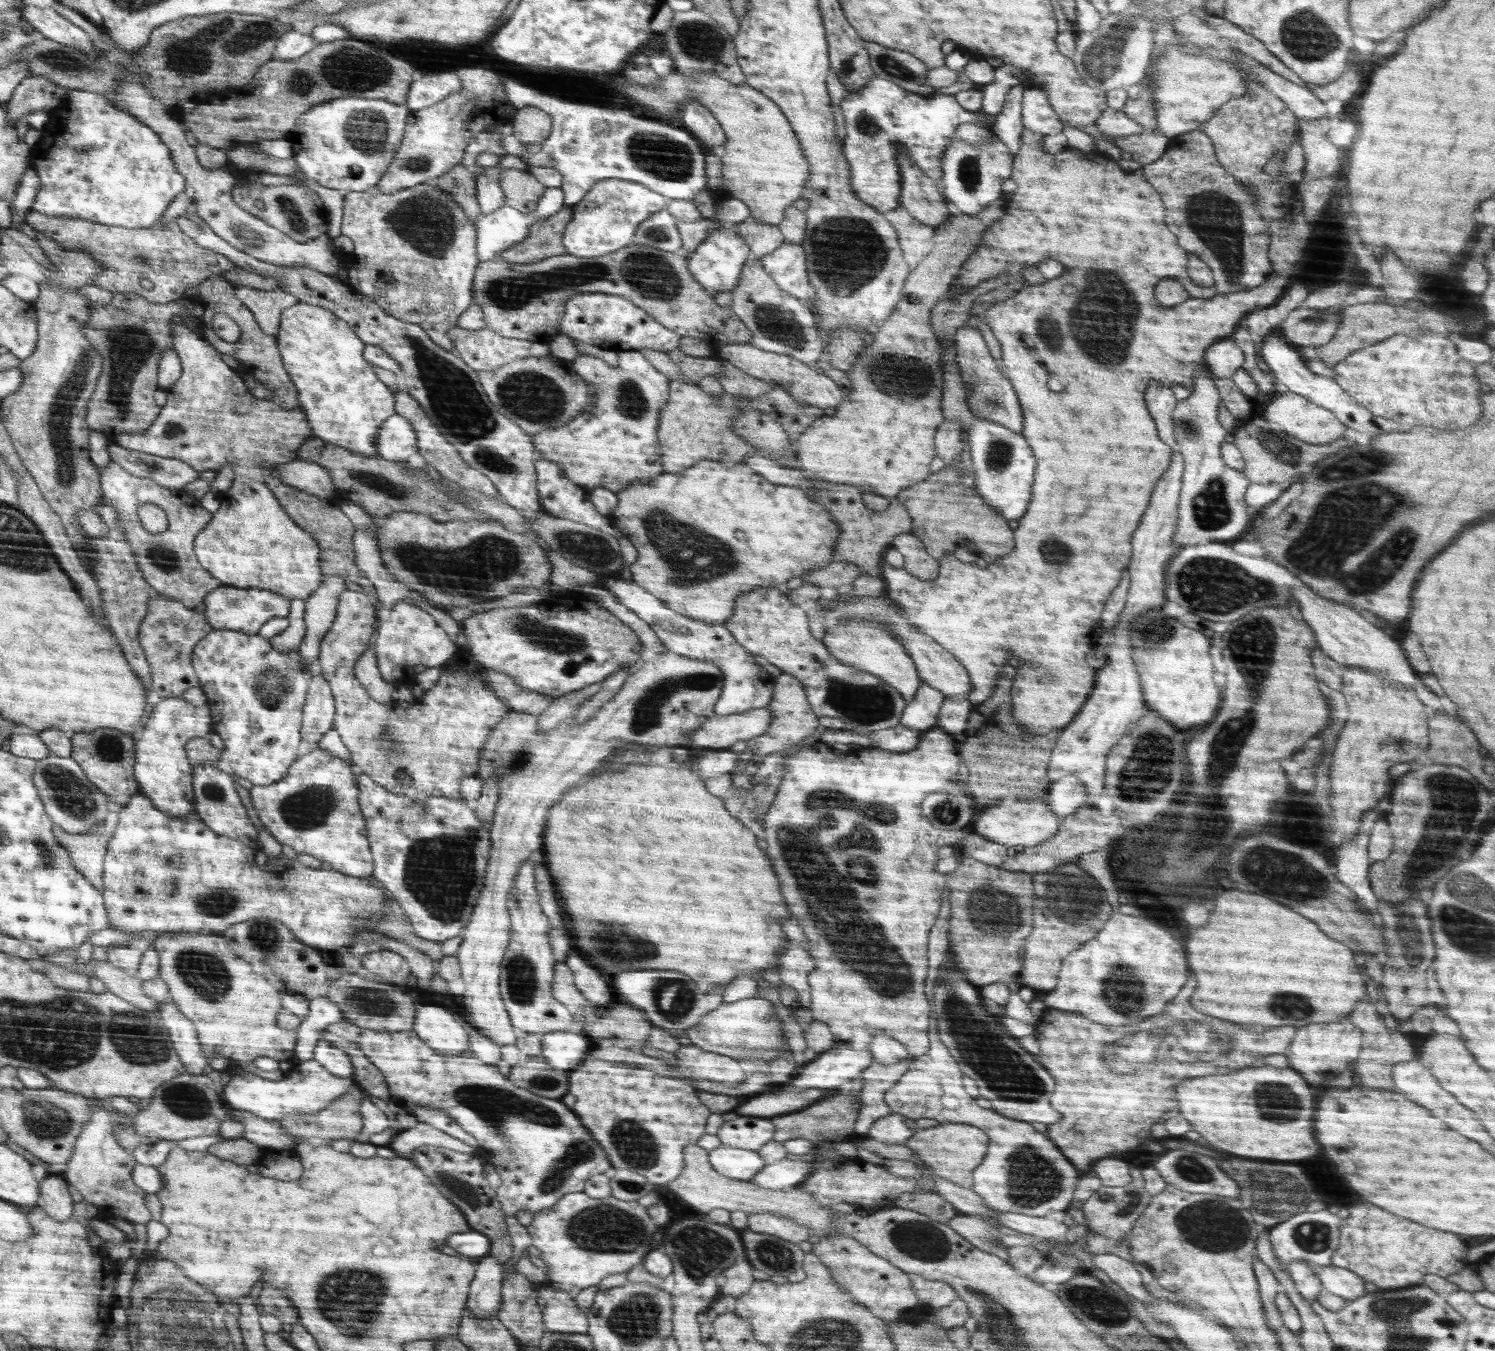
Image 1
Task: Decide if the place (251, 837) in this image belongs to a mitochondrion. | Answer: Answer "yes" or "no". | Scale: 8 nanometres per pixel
no

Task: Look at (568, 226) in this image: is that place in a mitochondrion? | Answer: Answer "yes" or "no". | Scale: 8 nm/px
no

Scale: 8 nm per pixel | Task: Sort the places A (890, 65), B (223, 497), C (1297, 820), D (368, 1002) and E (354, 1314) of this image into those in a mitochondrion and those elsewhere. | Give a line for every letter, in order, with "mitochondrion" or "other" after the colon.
A: mitochondrion
B: other
C: mitochondrion
D: mitochondrion
E: mitochondrion

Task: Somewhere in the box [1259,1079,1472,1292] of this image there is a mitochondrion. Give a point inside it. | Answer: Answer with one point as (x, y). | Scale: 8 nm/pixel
(1312, 1236)

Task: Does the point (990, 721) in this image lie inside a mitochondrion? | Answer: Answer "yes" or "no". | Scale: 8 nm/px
no

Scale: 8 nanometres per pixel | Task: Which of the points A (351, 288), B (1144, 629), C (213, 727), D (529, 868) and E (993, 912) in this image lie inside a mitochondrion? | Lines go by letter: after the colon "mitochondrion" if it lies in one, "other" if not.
A: other
B: mitochondrion
C: other
D: other
E: mitochondrion

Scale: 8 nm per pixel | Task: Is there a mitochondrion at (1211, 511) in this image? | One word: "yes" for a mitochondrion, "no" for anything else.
yes

